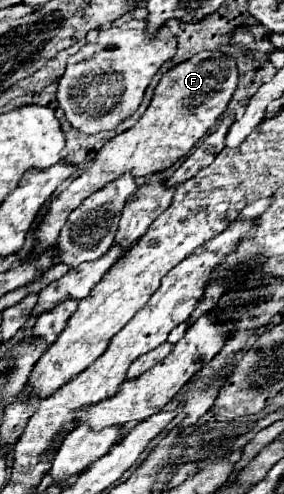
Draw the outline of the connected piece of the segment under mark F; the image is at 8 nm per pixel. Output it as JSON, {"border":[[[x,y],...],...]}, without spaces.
{"border":[[[200,51],[196,53],[194,57],[174,65],[170,71],[166,71],[158,83],[158,87],[154,89],[154,97],[152,97],[152,103],[148,105],[148,109],[144,111],[144,115],[136,121],[134,127],[130,127],[128,131],[116,135],[114,139],[110,139],[94,157],[94,165],[88,167],[80,177],[76,177],[50,205],[50,211],[46,213],[44,221],[40,223],[40,229],[36,231],[36,237],[38,237],[38,245],[34,249],[34,255],[46,251],[50,245],[56,243],[56,237],[62,229],[62,225],[66,223],[68,215],[72,213],[72,209],[76,209],[92,191],[98,191],[100,187],[104,187],[106,183],[118,179],[120,175],[124,173],[130,173],[134,177],[144,177],[144,175],[150,175],[150,173],[156,173],[156,171],[162,171],[162,169],[168,169],[170,165],[174,165],[178,159],[186,157],[190,153],[190,149],[210,131],[210,127],[216,125],[216,121],[220,119],[220,115],[226,111],[226,105],[228,101],[232,99],[234,95],[234,89],[236,89],[236,83],[238,83],[238,69],[236,69],[236,61],[232,55],[226,55],[222,51]]]}

